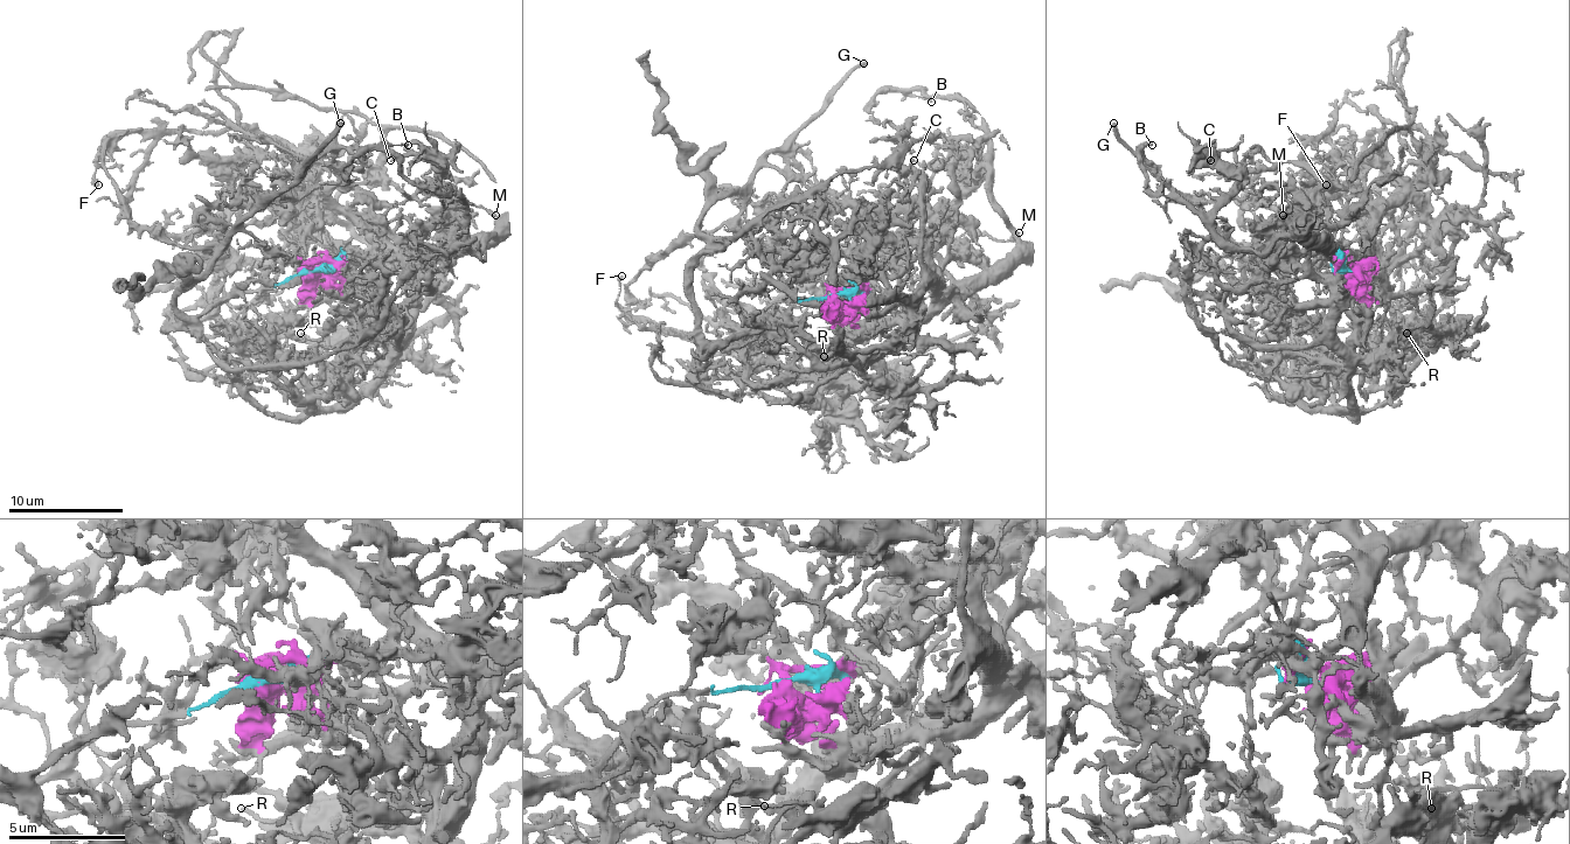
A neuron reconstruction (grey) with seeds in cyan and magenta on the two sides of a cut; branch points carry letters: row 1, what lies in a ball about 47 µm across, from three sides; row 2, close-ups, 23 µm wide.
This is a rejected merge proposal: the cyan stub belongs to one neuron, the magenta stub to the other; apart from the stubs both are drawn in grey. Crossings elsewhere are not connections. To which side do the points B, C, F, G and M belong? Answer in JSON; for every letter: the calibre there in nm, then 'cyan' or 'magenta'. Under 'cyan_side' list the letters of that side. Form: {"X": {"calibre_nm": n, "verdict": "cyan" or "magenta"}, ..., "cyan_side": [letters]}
{"B": {"calibre_nm": 140, "verdict": "magenta"}, "C": {"calibre_nm": 180, "verdict": "magenta"}, "F": {"calibre_nm": 180, "verdict": "magenta"}, "G": {"calibre_nm": 300, "verdict": "cyan"}, "M": {"calibre_nm": 260, "verdict": "magenta"}, "cyan_side": ["G"]}

